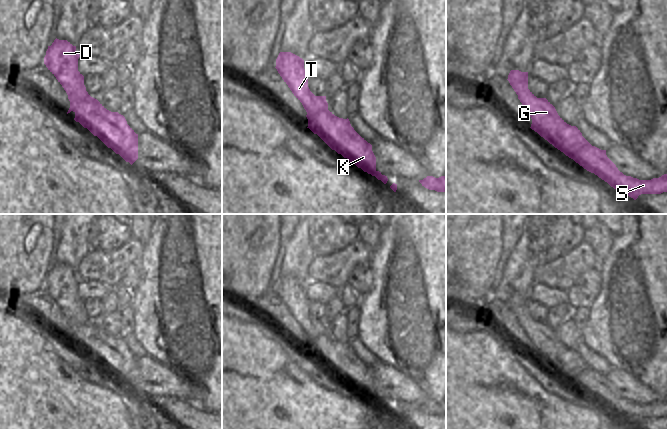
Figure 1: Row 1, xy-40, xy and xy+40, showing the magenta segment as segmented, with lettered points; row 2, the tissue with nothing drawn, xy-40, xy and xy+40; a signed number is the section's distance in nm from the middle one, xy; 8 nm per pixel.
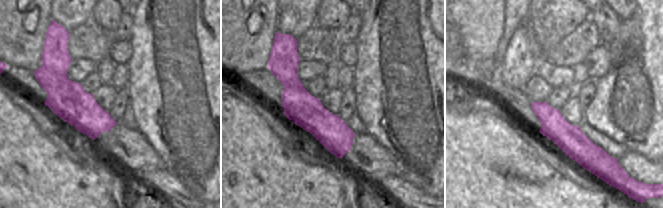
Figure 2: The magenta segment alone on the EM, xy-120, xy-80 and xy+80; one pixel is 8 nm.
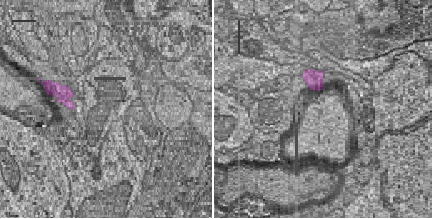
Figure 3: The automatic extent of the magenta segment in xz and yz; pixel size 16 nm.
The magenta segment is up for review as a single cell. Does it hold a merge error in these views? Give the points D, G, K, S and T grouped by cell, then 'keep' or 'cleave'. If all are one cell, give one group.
groups D G T / K S; cleave

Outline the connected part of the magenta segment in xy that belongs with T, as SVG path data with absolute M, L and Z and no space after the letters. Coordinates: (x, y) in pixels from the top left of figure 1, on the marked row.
M280 52L276 59L275 67L288 85L294 96L302 103L307 112L308 127L314 134L317 134L332 150L349 158L351 150L346 150L338 144L329 134L326 134L318 124L315 116L328 110L326 96L315 96L308 87L308 75L304 69L304 60L291 52Z

